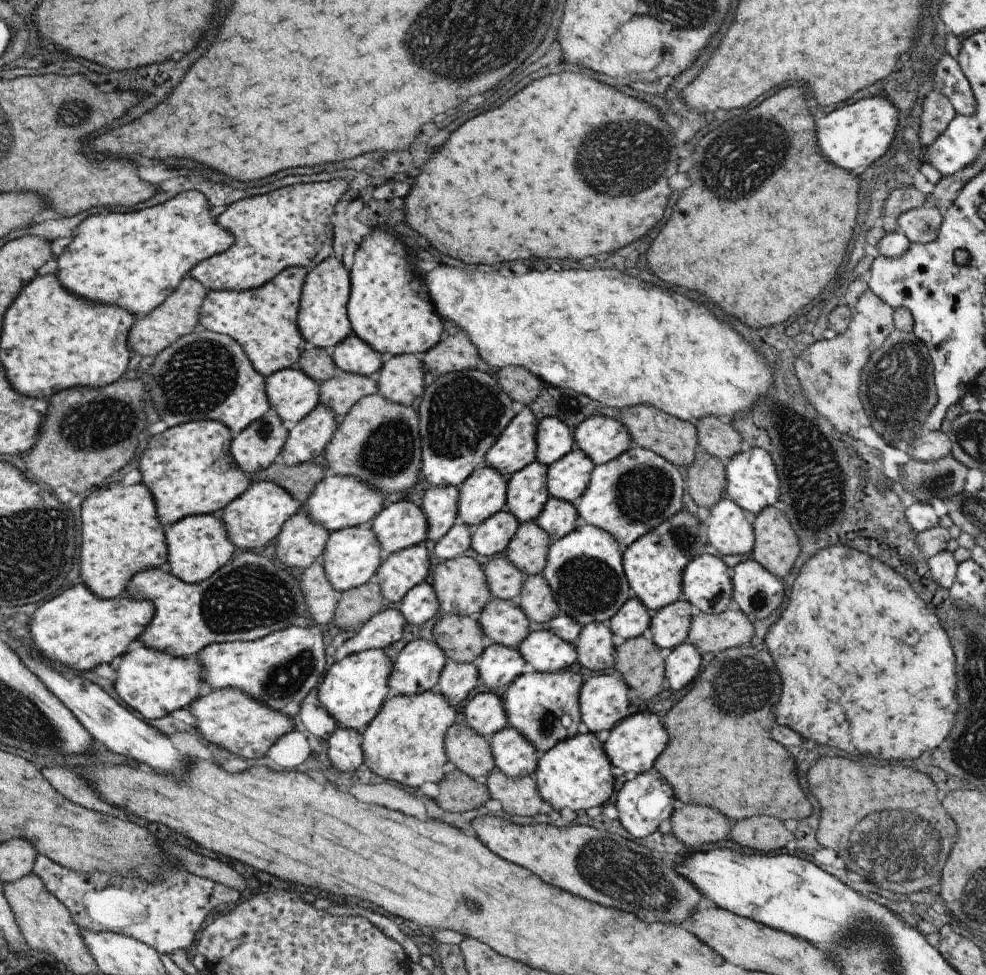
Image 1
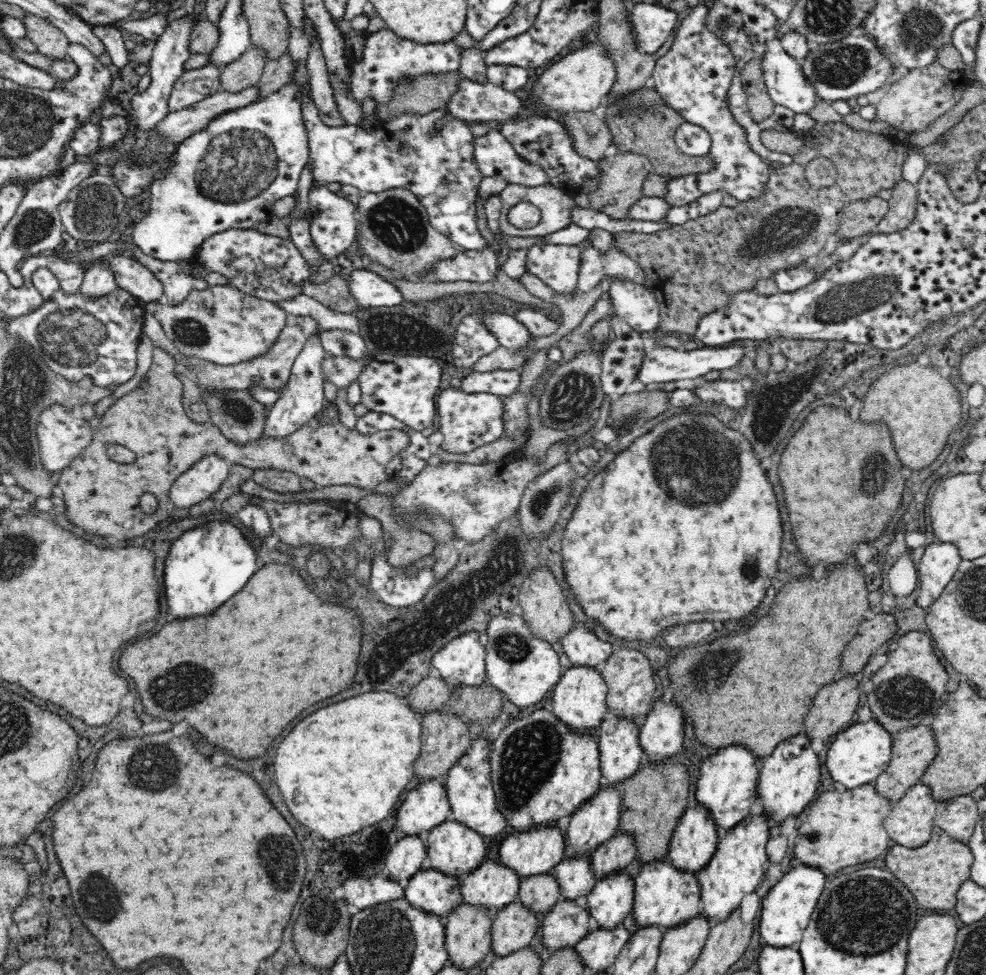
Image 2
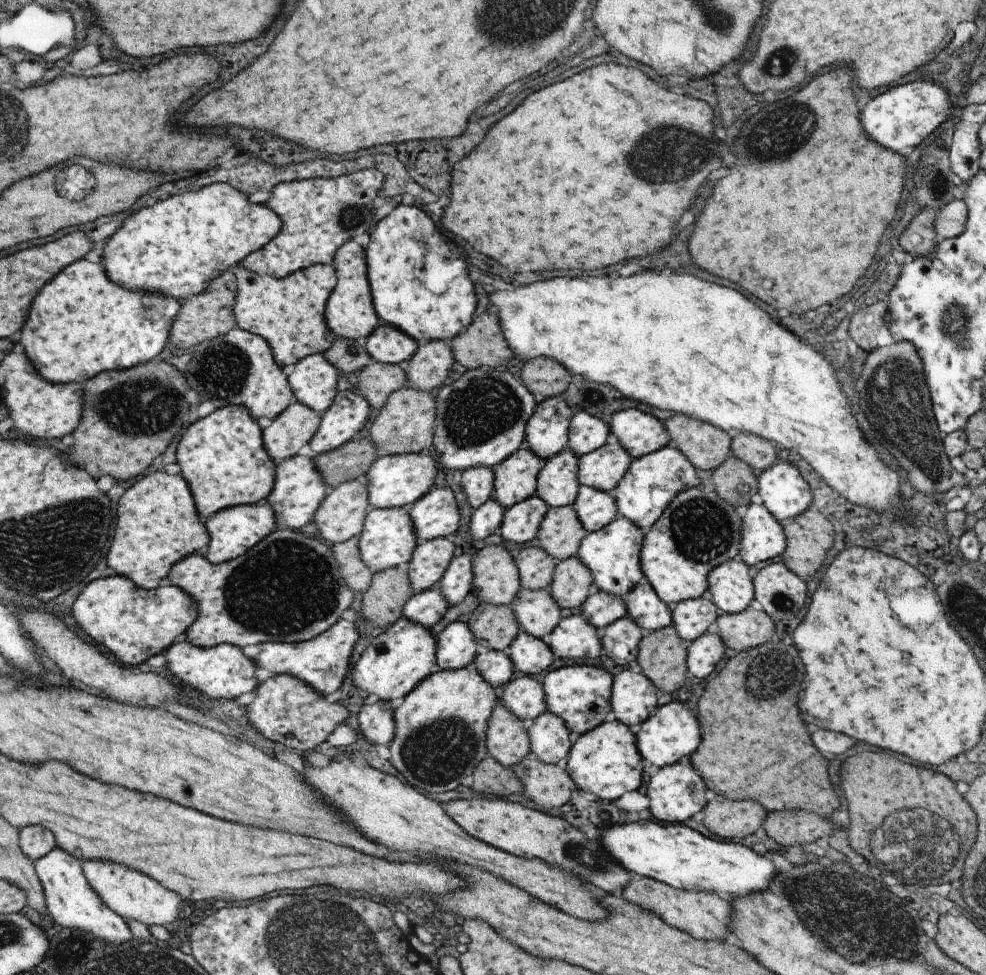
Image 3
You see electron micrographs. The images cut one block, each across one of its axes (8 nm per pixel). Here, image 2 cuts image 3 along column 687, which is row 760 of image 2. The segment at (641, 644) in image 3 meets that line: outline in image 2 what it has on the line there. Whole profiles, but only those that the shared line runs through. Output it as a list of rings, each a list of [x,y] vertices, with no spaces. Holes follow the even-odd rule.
[[[668,760],[666,764],[649,764],[646,769],[639,769],[620,787],[623,800],[618,831],[633,838],[641,866],[667,858],[672,834],[688,806],[688,796],[690,796],[688,778],[690,776],[686,766]]]

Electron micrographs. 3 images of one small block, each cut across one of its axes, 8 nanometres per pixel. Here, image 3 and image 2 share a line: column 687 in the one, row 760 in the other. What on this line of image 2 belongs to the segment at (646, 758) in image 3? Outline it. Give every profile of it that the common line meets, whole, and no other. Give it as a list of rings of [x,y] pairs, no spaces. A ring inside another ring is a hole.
[[[740,746],[718,750],[701,765],[696,782],[696,801],[707,814],[711,814],[718,831],[728,832],[750,815],[750,808],[757,799],[759,765],[759,761],[756,762],[754,756]]]

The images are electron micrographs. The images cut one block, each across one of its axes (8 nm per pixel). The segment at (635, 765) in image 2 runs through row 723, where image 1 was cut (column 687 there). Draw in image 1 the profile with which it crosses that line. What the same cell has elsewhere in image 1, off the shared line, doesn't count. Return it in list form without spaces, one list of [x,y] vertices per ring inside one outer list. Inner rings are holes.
[[[678,600],[651,613],[646,634],[659,649],[679,646],[687,638],[691,618],[700,611],[687,600]]]

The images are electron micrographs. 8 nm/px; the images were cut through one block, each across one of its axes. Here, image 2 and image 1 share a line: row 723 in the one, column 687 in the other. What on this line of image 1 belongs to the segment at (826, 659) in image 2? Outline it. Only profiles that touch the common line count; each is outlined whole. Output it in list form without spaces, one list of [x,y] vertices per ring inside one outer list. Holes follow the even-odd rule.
[[[745,645],[719,651],[704,659],[703,667],[692,683],[689,691],[671,706],[662,719],[669,740],[665,750],[655,758],[653,763],[657,774],[671,786],[675,798],[683,804],[707,804],[711,808],[721,810],[731,820],[757,816],[757,814],[767,814],[777,820],[787,820],[787,818],[801,820],[809,816],[811,806],[809,802],[805,802],[805,796],[799,790],[795,776],[791,778],[793,764],[789,754],[785,752],[785,748],[781,748],[769,738],[767,726],[771,726],[775,718],[771,706],[773,702],[777,702],[777,694],[779,694],[779,678],[773,670],[769,654],[763,648],[755,650]],[[729,714],[751,714],[751,716],[721,718]]]

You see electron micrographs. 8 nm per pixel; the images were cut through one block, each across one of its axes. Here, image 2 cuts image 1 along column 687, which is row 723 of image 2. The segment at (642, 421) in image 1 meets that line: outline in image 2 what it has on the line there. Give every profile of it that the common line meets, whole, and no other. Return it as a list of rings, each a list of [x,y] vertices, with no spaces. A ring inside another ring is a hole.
[[[448,710],[424,714],[421,723],[421,750],[420,756],[413,764],[414,774],[419,782],[444,780],[450,772],[450,768],[456,766],[462,760],[462,756],[466,756],[466,752],[471,746],[468,724]]]

